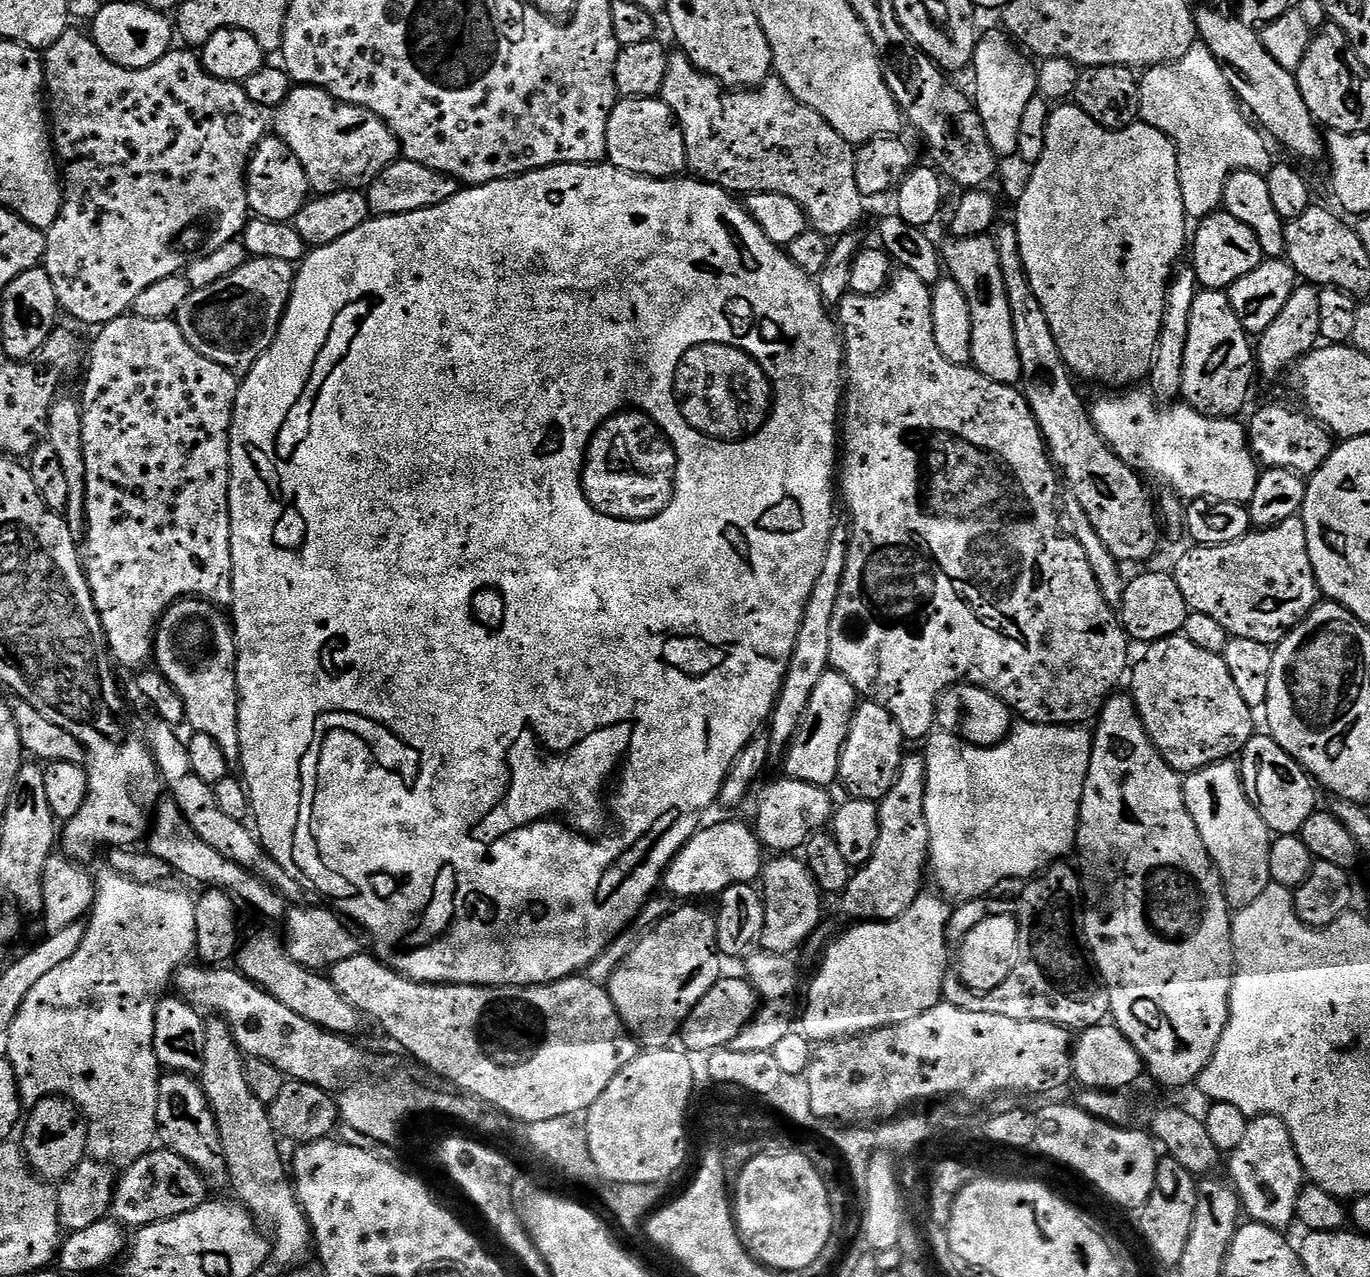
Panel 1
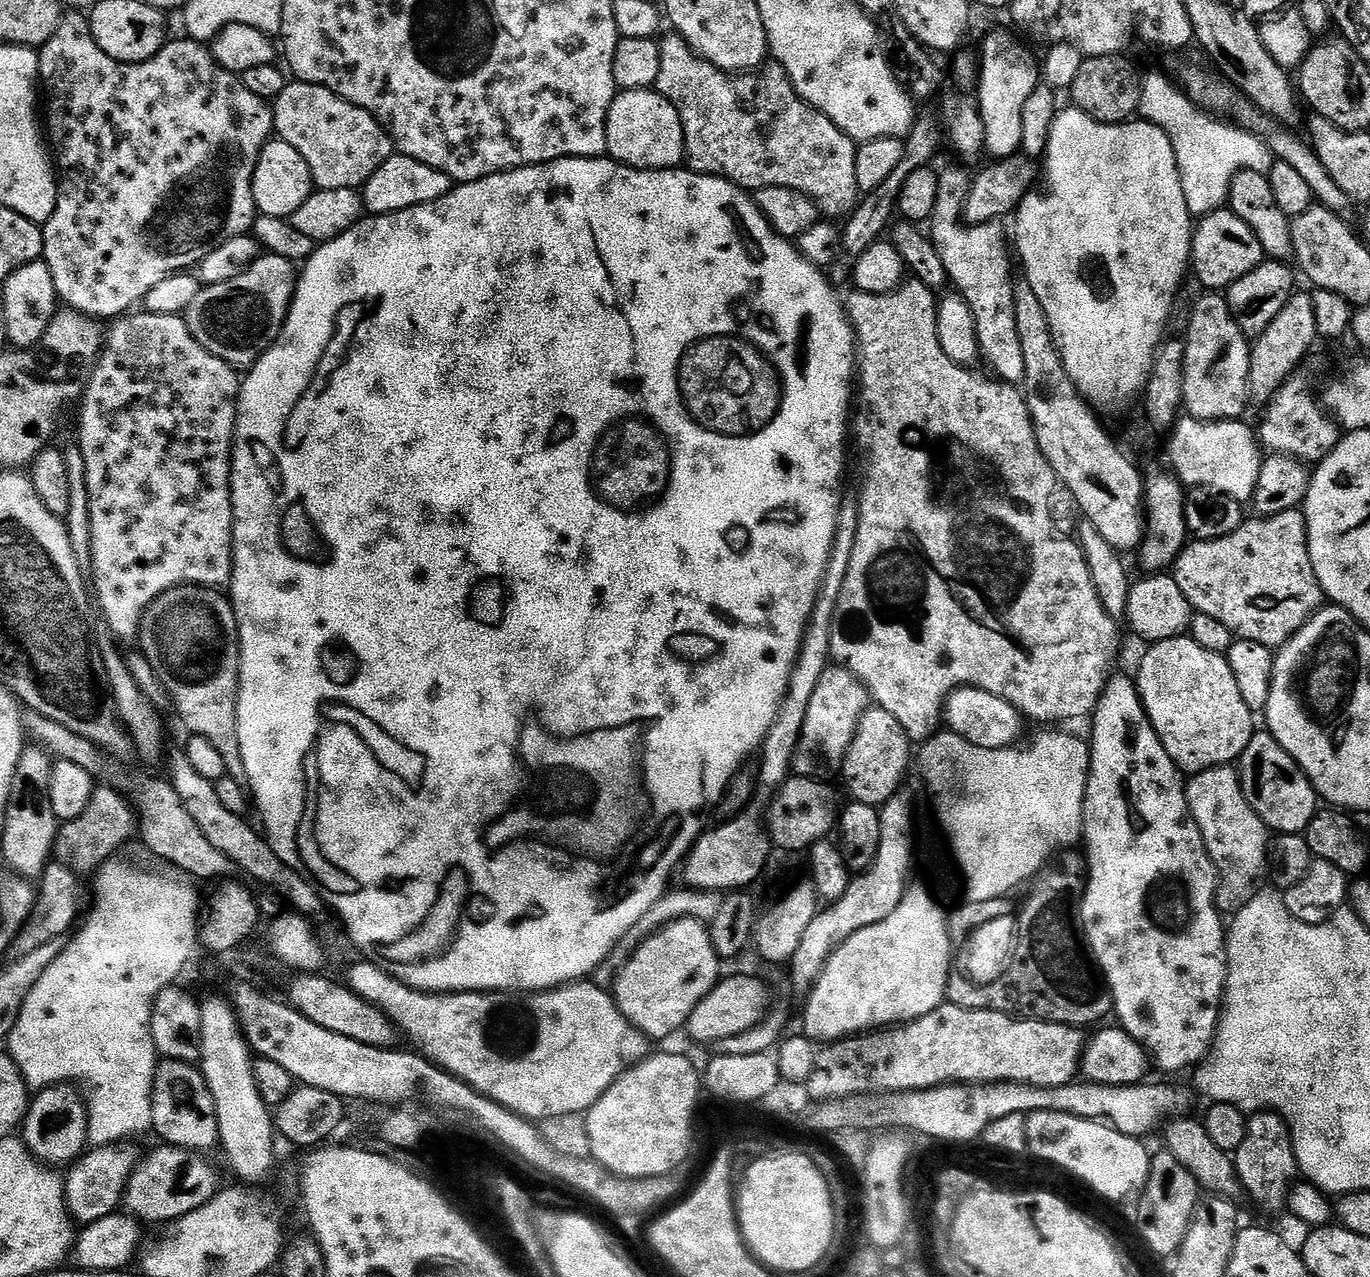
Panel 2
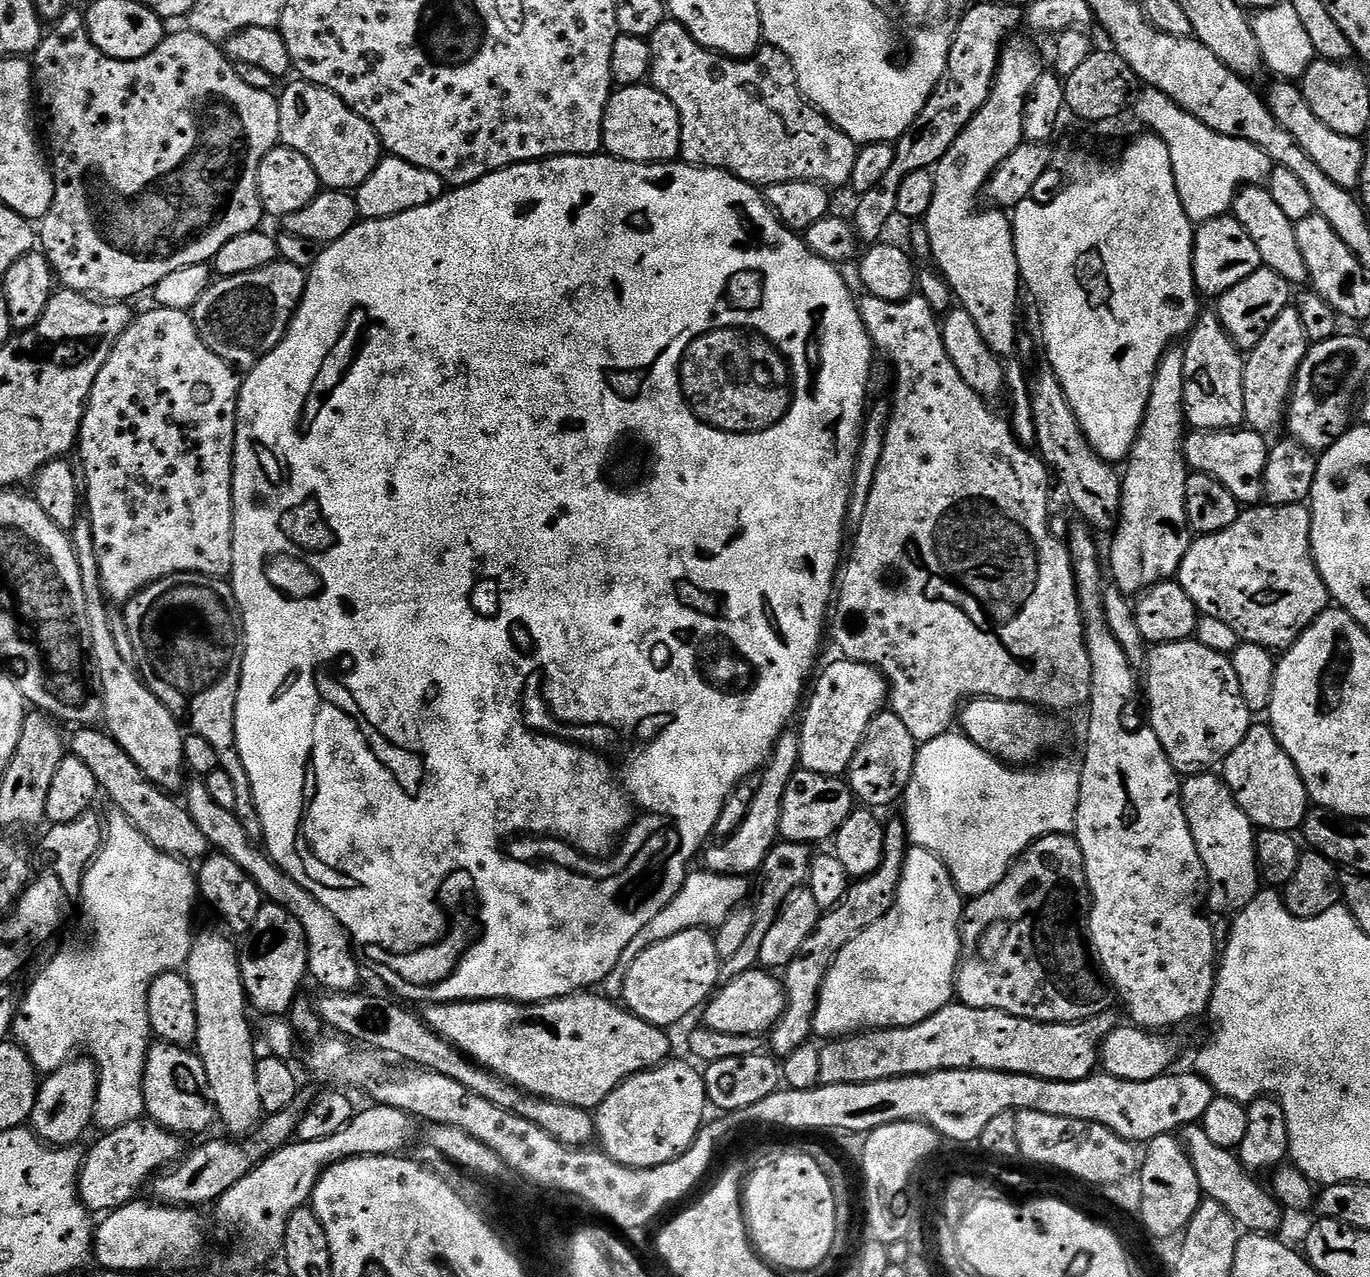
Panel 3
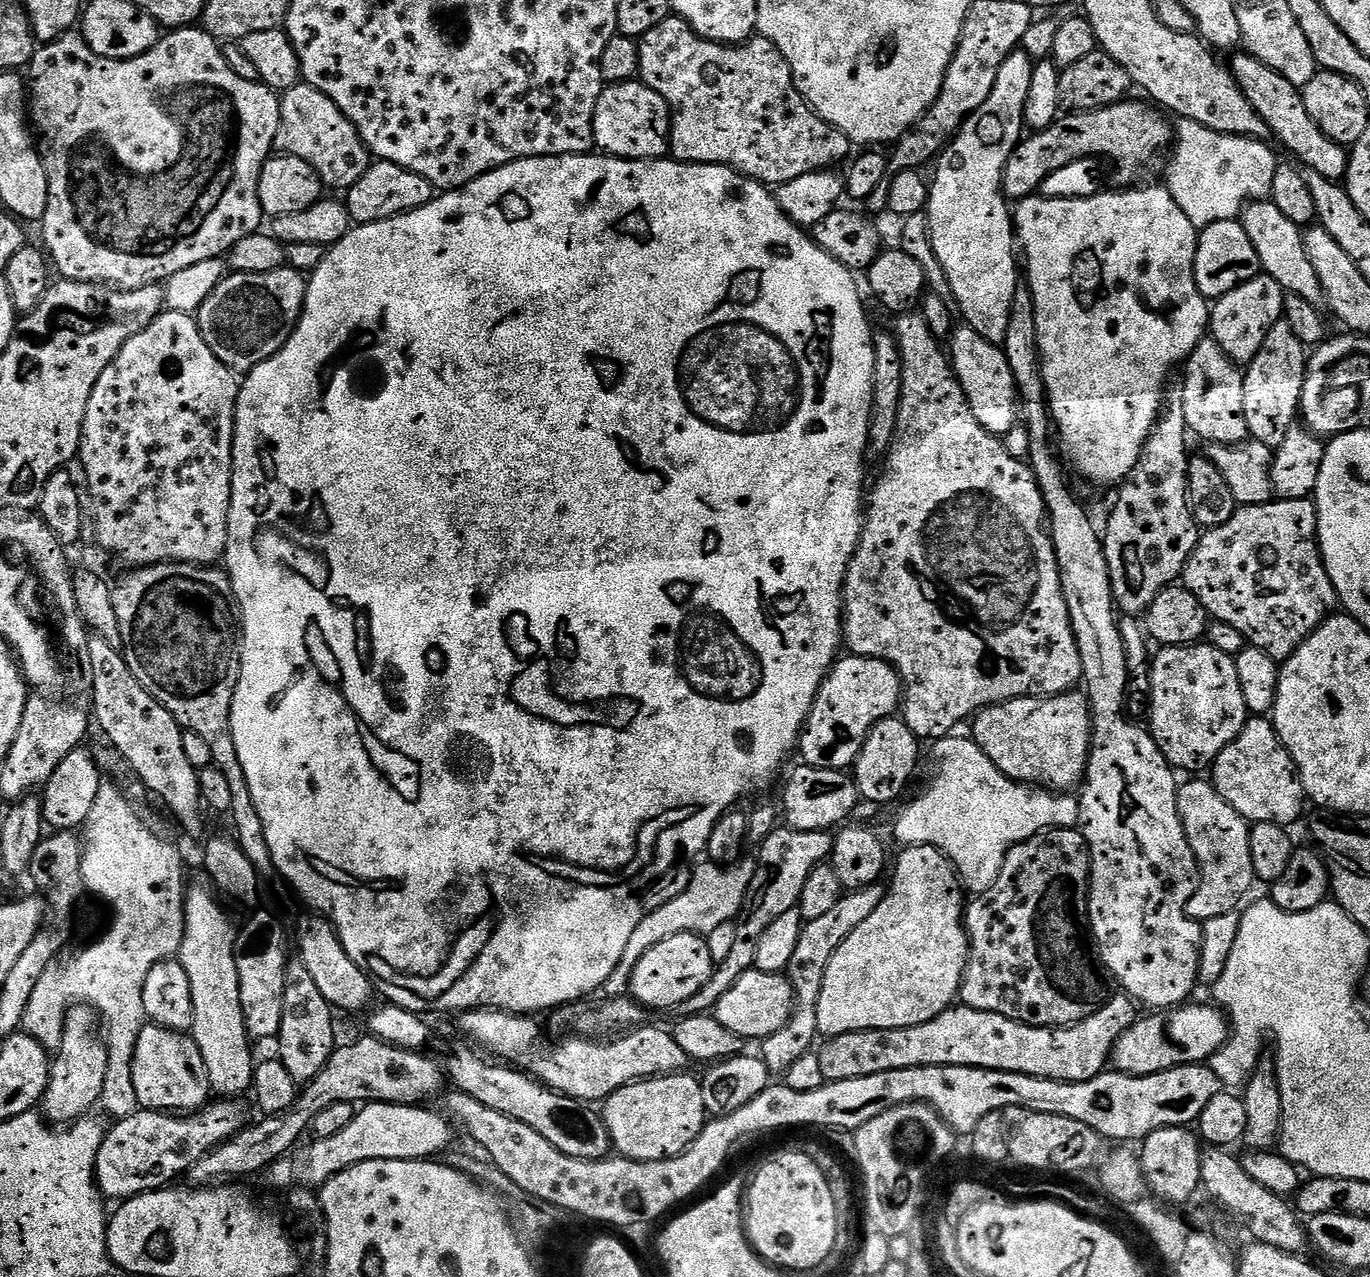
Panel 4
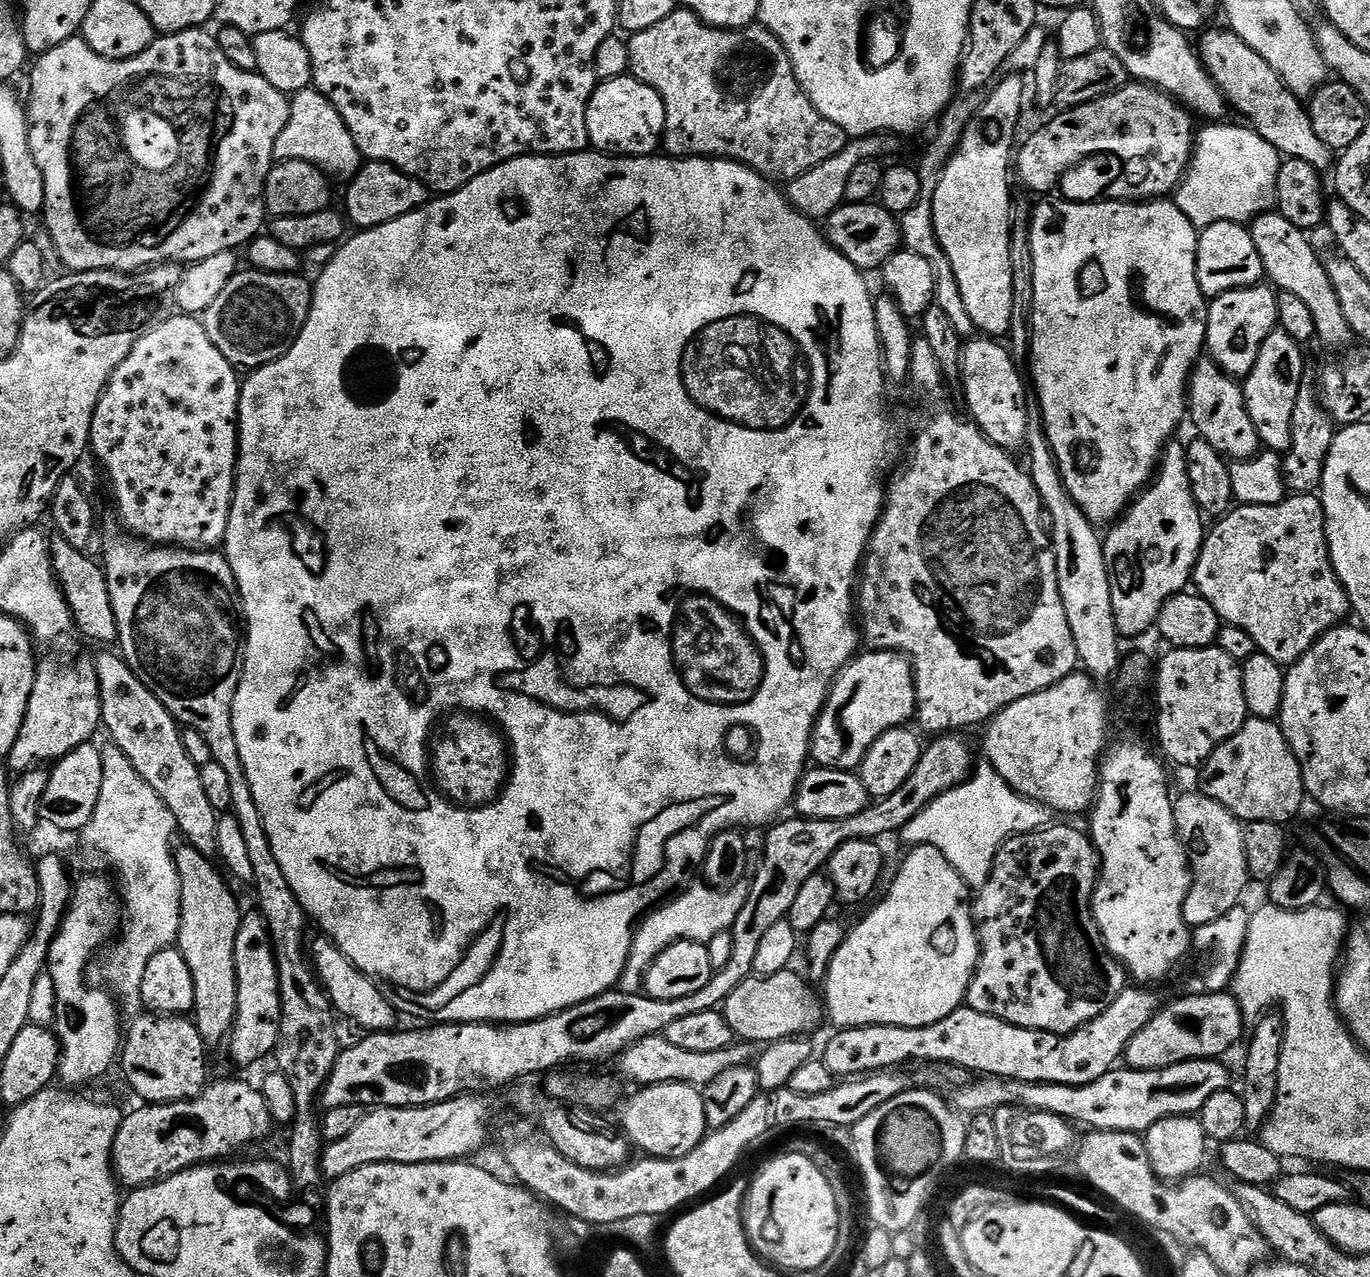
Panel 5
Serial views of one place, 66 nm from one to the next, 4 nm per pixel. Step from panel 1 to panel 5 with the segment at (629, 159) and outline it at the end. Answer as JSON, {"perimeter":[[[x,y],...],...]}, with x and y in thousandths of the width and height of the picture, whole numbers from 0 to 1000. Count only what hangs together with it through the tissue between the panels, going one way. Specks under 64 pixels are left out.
{"perimeter":[[[459,58],[437,63],[428,83],[430,114],[447,122],[474,122],[482,115],[486,99],[486,83],[474,67]]]}

